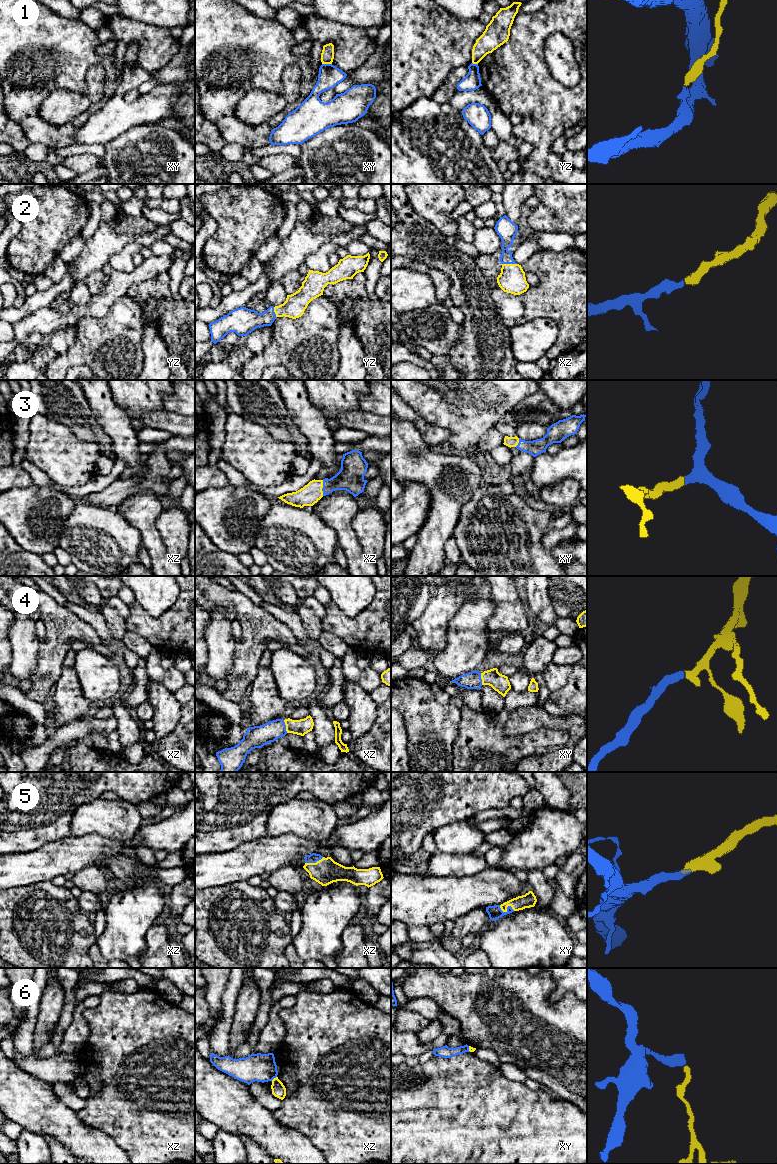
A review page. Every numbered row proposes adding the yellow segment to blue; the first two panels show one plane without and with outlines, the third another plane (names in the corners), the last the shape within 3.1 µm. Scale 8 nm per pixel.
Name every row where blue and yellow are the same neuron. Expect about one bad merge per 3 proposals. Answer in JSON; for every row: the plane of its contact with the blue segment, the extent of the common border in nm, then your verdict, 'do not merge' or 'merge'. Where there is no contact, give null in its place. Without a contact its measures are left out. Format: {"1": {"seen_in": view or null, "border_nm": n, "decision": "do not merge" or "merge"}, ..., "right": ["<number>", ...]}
{"1": {"seen_in": "xy", "border_nm": 80, "decision": "do not merge"}, "2": {"seen_in": "xz", "border_nm": 130, "decision": "merge"}, "3": {"seen_in": "xz", "border_nm": 130, "decision": "merge"}, "4": {"seen_in": "xz", "border_nm": 110, "decision": "merge"}, "5": {"seen_in": "xy", "border_nm": 130, "decision": "merge"}, "6": {"seen_in": "xz", "border_nm": 60, "decision": "do not merge"}, "right": ["2", "3", "4", "5"]}

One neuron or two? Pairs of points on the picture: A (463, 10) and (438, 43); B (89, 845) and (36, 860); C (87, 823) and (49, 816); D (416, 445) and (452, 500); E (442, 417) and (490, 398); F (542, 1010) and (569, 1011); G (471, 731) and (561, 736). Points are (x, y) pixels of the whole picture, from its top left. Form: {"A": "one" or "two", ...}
{"A": "two", "B": "one", "C": "two", "D": "one", "E": "one", "F": "one", "G": "one"}

